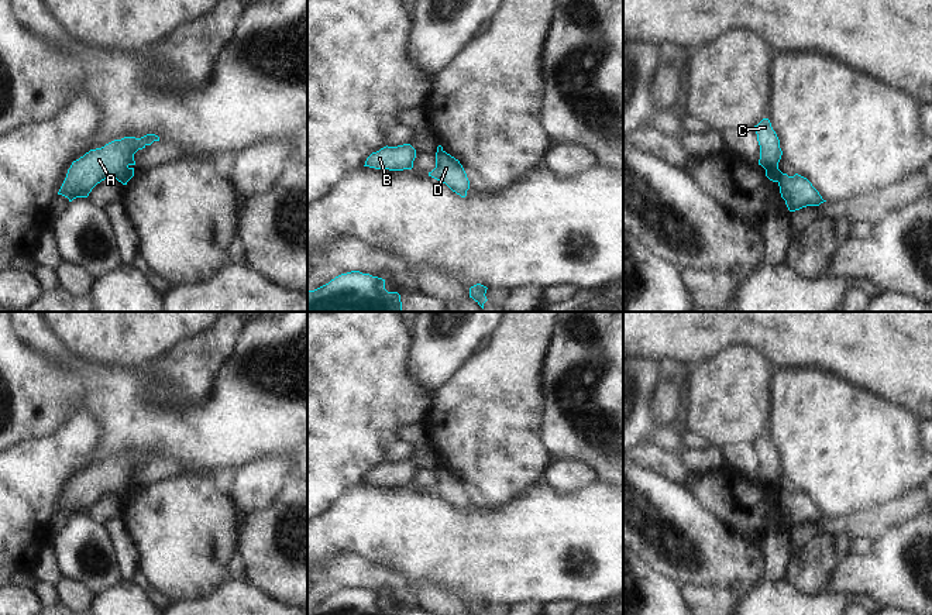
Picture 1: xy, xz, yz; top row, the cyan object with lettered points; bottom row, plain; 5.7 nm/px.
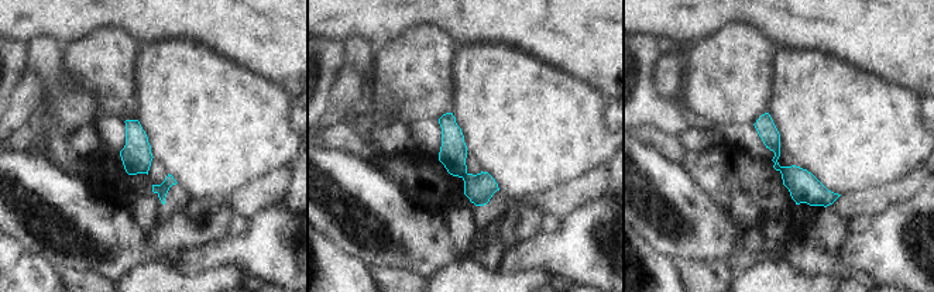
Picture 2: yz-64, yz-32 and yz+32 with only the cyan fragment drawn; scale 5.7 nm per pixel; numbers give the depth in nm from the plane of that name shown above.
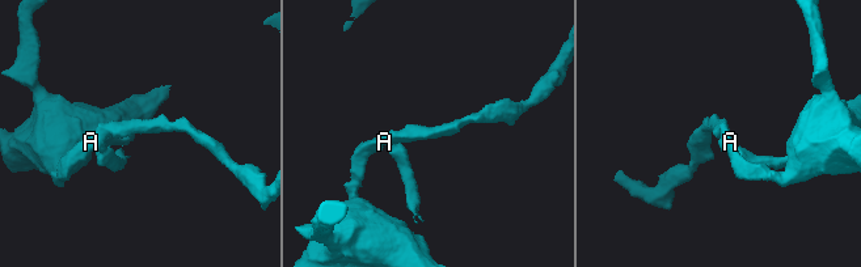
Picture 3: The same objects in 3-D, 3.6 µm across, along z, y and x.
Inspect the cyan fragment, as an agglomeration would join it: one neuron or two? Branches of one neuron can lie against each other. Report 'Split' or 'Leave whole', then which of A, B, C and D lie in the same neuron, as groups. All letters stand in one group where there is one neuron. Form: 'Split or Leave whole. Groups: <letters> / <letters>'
Split. Groups: A B C / D.

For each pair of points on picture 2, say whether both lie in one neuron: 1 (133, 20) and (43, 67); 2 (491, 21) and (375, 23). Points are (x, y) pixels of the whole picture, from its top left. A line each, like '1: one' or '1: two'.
1: two
2: one

